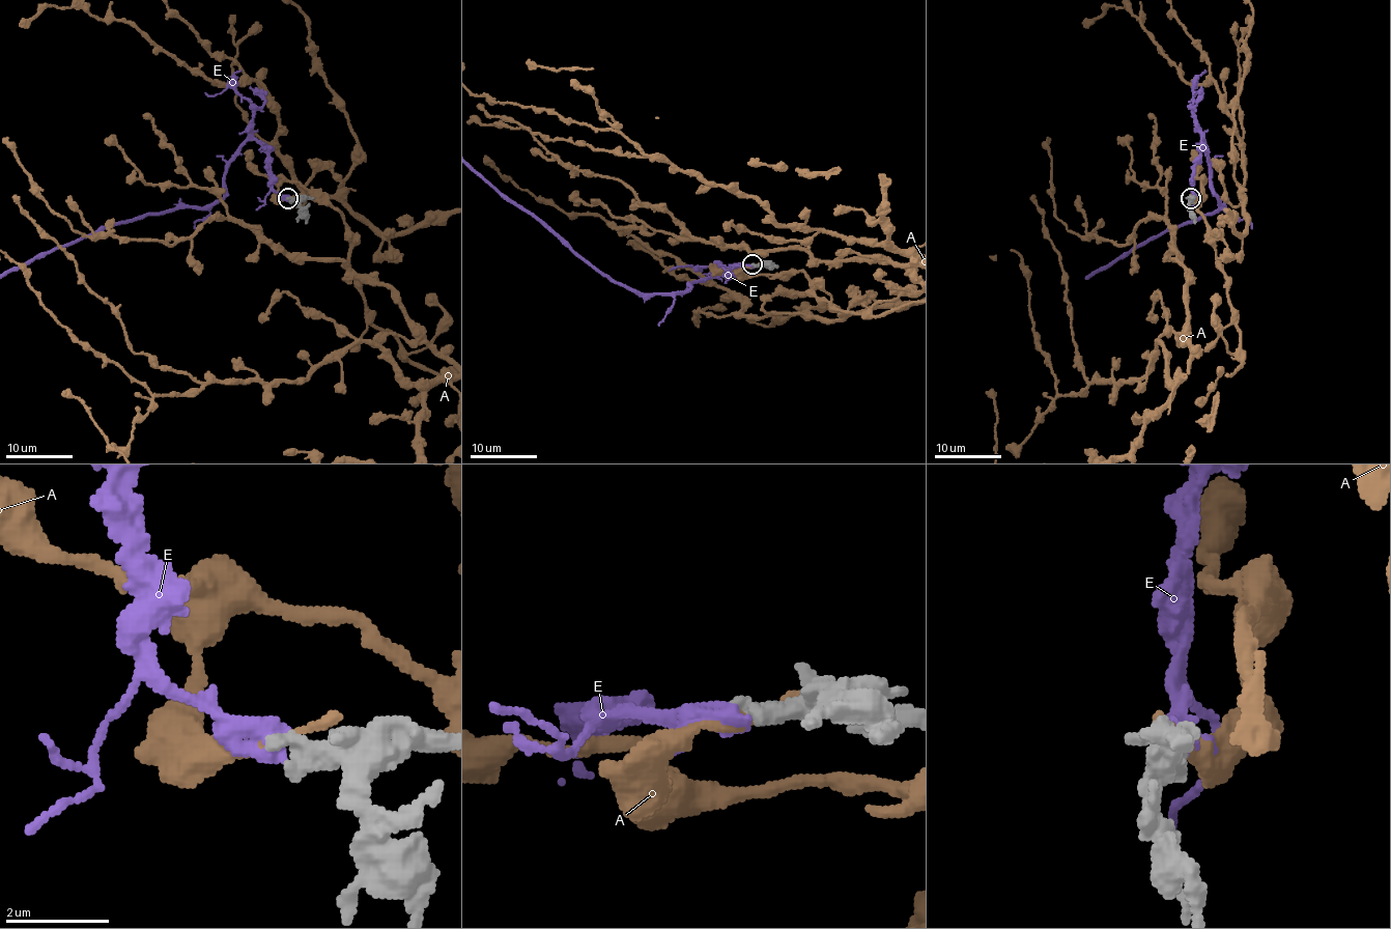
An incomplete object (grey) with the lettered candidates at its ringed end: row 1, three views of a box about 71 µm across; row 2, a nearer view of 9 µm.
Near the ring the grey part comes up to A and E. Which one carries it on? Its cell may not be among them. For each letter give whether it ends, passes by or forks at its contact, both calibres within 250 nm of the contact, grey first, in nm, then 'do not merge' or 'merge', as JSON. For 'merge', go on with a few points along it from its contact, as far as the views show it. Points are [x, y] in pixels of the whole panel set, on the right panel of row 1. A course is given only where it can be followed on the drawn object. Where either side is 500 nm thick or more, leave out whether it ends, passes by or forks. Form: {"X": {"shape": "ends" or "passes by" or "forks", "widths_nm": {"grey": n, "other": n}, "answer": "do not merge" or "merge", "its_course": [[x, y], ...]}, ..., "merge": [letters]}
{"A": {"widths_nm": {"grey": 500, "other": 280}, "answer": "do not merge"}, "E": {"shape": "ends", "widths_nm": {"grey": 440, "other": 460}, "answer": "merge"}, "merge": ["E"]}

